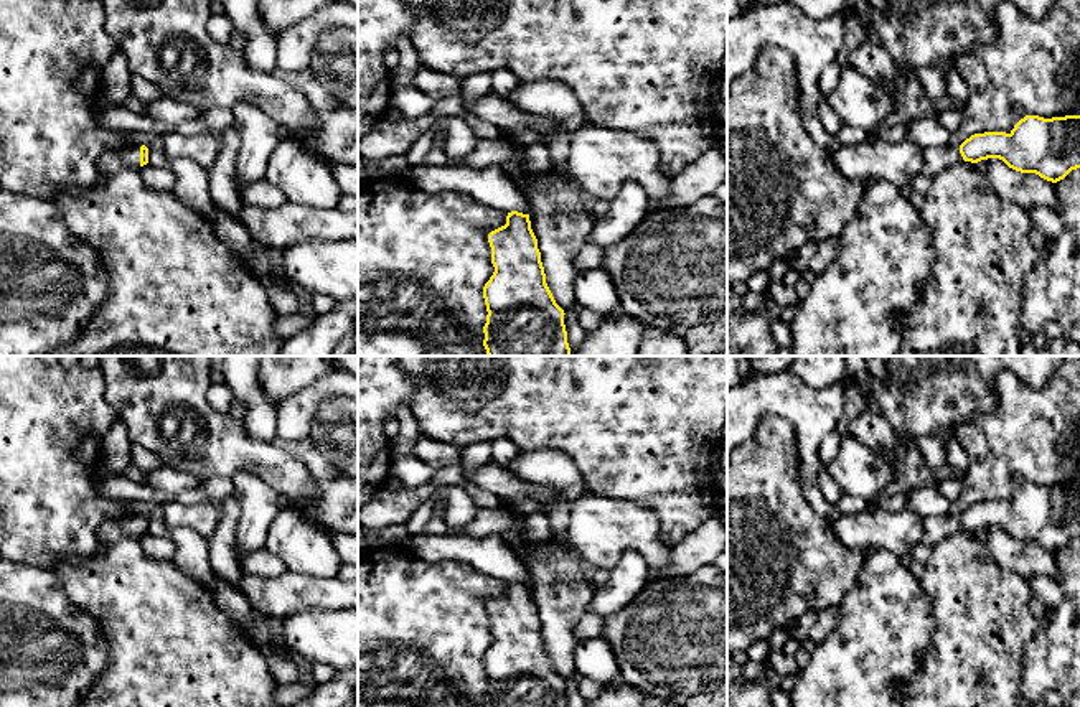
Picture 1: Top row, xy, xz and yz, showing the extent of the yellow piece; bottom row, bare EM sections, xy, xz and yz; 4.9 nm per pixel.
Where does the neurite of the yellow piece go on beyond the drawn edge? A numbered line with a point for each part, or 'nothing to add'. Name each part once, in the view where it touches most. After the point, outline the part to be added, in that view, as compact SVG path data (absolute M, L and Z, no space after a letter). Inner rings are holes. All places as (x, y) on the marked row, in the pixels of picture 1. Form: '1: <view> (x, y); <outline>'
1: xy (109, 163); M127 145L120 150L104 153L97 160L101 178L106 180L124 168L140 168L140 147Z

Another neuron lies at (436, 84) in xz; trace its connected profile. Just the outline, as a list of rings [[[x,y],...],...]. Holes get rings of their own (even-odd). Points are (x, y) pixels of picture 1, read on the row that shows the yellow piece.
[[[420,64],[414,74],[412,86],[437,101],[458,96],[463,79],[432,71]]]

